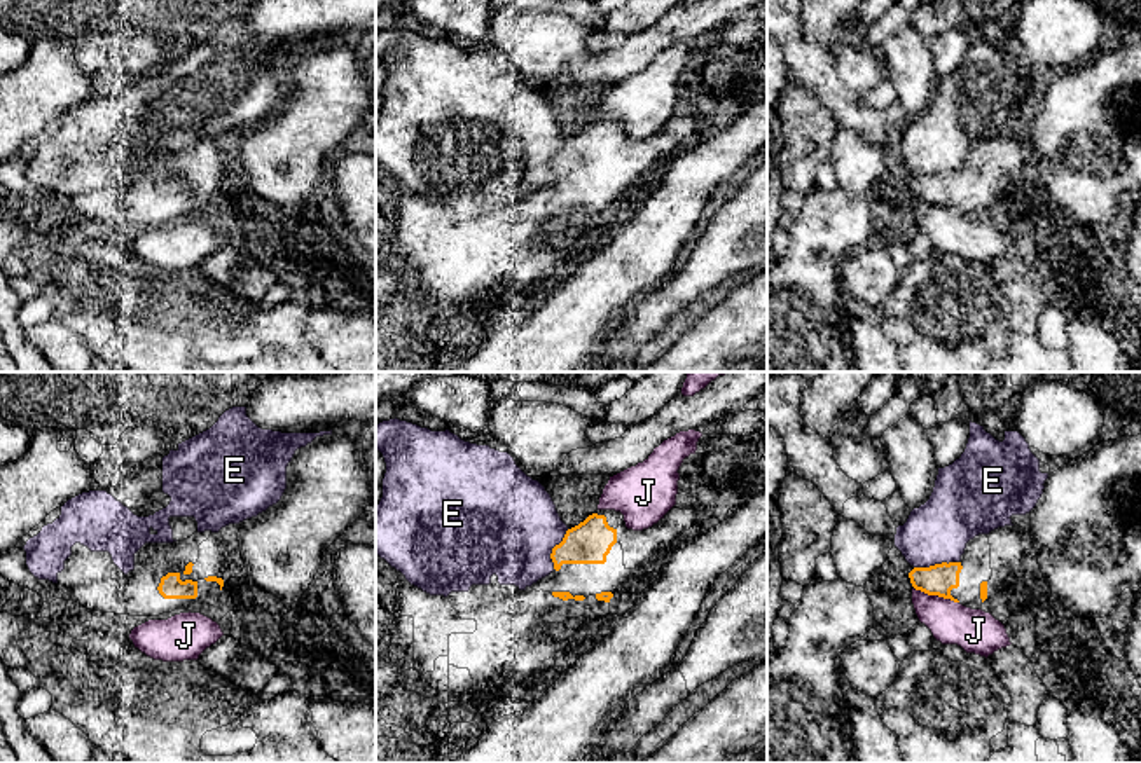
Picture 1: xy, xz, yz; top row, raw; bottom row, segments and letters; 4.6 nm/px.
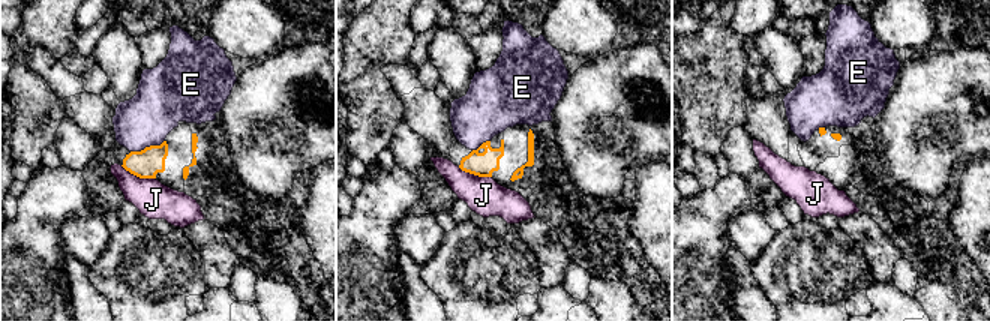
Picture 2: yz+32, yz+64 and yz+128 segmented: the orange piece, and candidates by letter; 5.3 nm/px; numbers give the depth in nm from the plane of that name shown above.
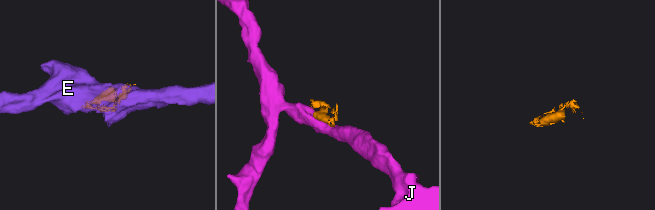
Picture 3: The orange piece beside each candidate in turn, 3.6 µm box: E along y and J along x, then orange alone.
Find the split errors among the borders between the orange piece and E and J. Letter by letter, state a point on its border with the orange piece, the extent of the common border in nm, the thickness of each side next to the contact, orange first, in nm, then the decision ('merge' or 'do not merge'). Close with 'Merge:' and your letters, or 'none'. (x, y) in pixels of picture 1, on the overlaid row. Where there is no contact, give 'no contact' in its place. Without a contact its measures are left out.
E: yz (935, 564) | 220 nm | 140/280 nm | do not merge
J: yz (937, 594) | 220 nm | 140/200 nm | do not merge
Merge: none

